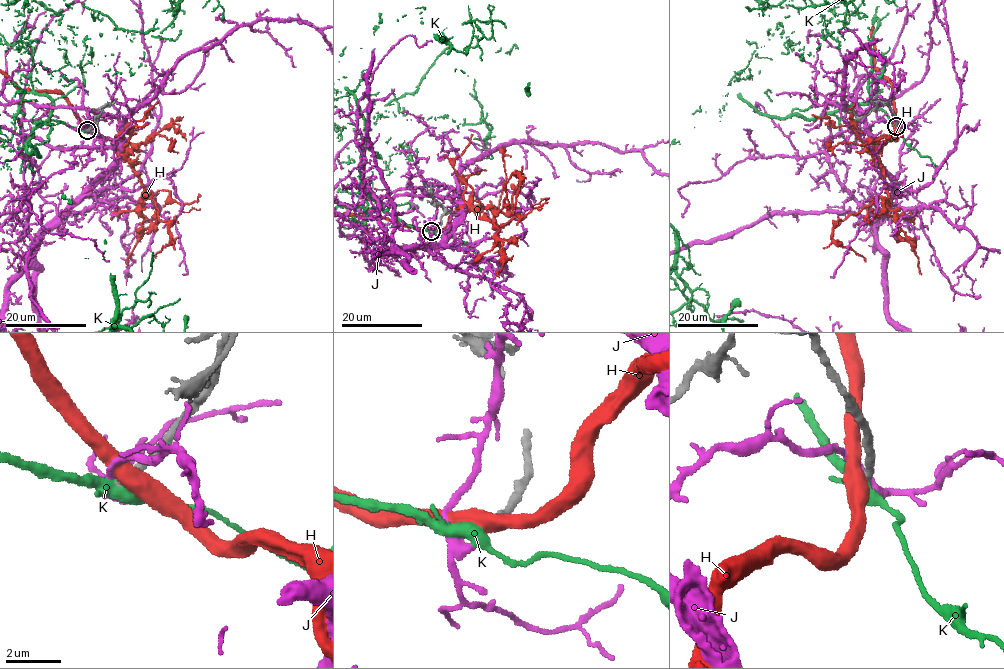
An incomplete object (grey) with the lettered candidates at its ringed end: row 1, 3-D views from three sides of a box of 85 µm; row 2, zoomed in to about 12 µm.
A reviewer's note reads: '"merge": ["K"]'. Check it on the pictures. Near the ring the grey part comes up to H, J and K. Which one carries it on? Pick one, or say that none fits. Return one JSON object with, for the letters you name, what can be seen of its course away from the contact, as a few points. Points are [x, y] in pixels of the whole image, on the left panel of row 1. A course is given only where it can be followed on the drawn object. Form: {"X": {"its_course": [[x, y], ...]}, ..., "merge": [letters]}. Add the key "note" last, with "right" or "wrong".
{"merge": ["K"], "note": "right"}

